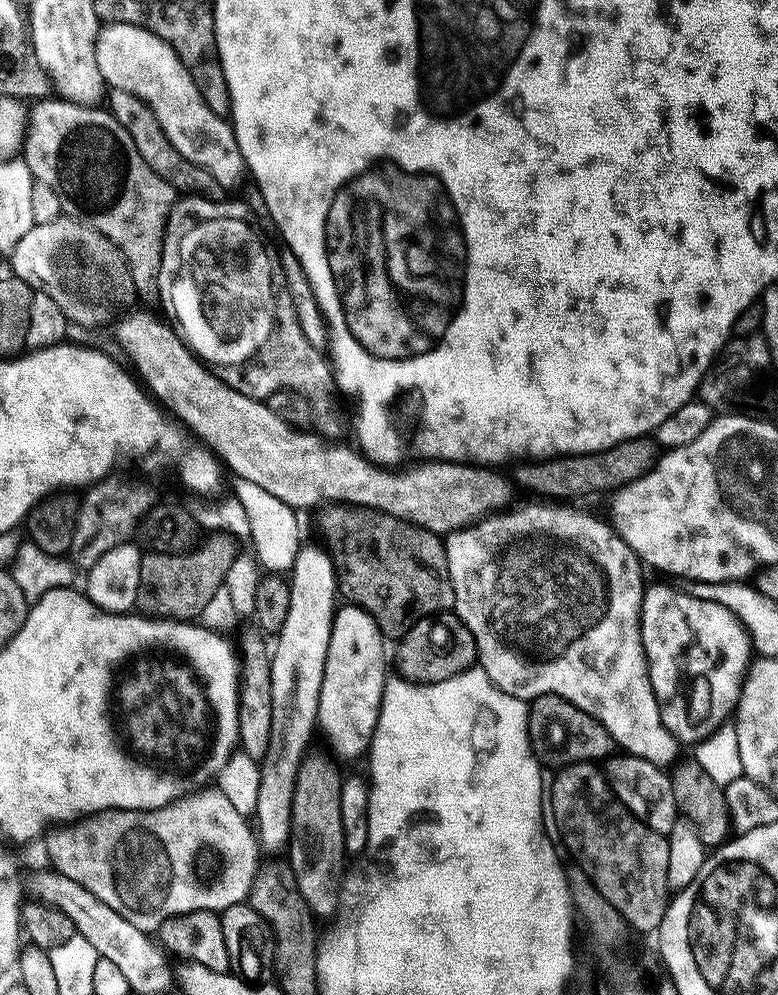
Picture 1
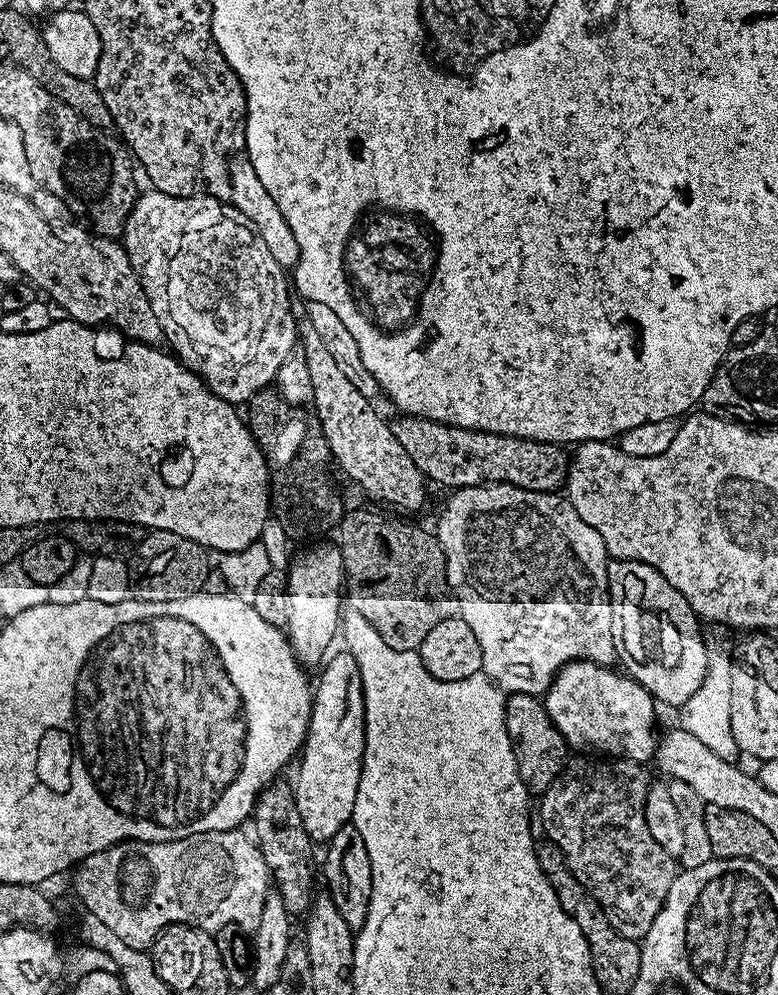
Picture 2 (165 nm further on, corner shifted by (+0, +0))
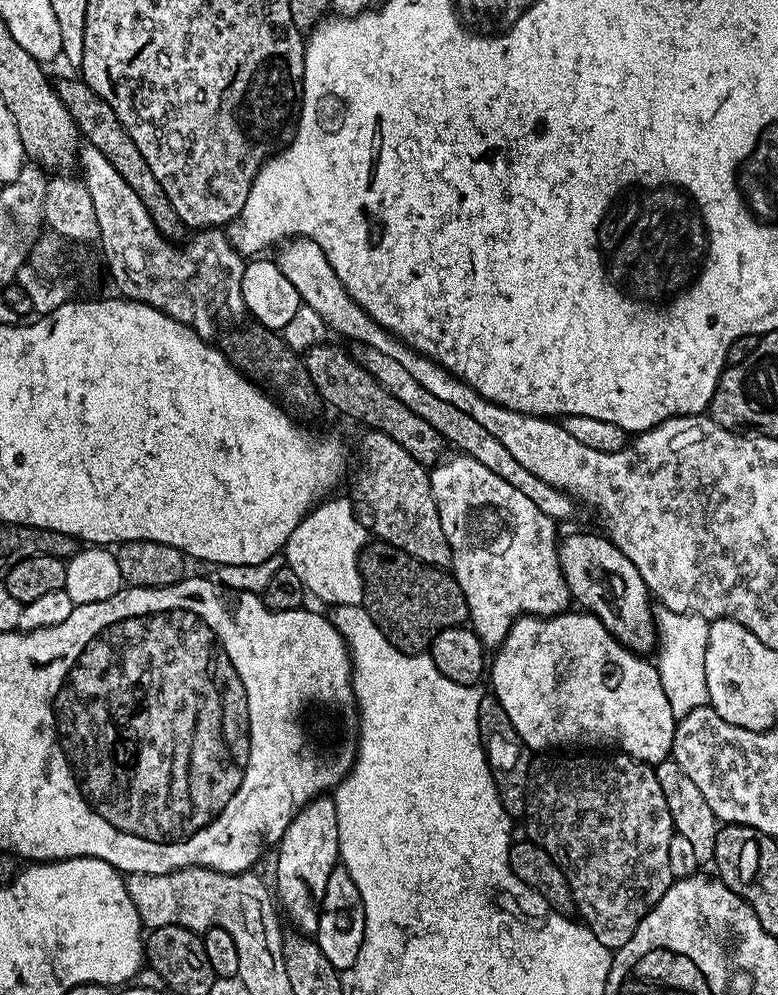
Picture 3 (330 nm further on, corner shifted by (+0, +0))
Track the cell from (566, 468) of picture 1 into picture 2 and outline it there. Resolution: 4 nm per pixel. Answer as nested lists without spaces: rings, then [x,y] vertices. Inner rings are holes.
[[[400,414],[397,417],[390,424],[395,438],[414,460],[421,474],[429,481],[442,484],[447,490],[481,488],[484,484],[509,484],[531,492],[556,494],[565,487],[570,456],[559,444],[543,444],[517,436],[459,428],[421,416]]]

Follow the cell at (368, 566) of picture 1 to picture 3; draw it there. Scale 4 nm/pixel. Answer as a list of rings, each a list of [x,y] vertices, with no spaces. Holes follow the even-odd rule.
[[[381,542],[369,543],[360,553],[360,570],[364,583],[362,606],[398,650],[423,653],[431,649],[432,640],[439,632],[459,628],[468,620],[468,603],[455,576],[416,560],[405,550]]]

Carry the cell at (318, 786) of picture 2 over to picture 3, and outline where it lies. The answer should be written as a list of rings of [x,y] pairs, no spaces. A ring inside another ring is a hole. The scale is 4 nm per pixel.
[[[325,794],[318,796],[316,799],[308,803],[305,808],[299,808],[296,812],[296,817],[290,822],[290,826],[286,826],[284,836],[280,839],[276,852],[276,888],[274,884],[274,896],[278,901],[279,907],[282,909],[283,915],[289,916],[292,919],[292,924],[297,933],[300,934],[314,934],[318,930],[318,922],[320,921],[320,907],[322,906],[322,898],[326,894],[326,882],[330,882],[330,874],[335,868],[338,867],[338,861],[340,858],[340,847],[338,846],[338,818],[336,817],[336,802],[331,795]]]

